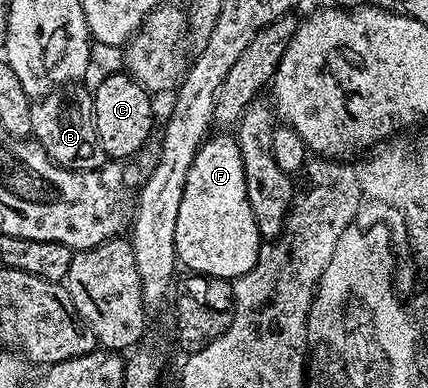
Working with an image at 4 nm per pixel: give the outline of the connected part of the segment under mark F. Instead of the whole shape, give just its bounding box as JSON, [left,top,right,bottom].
[175,136,263,279]

